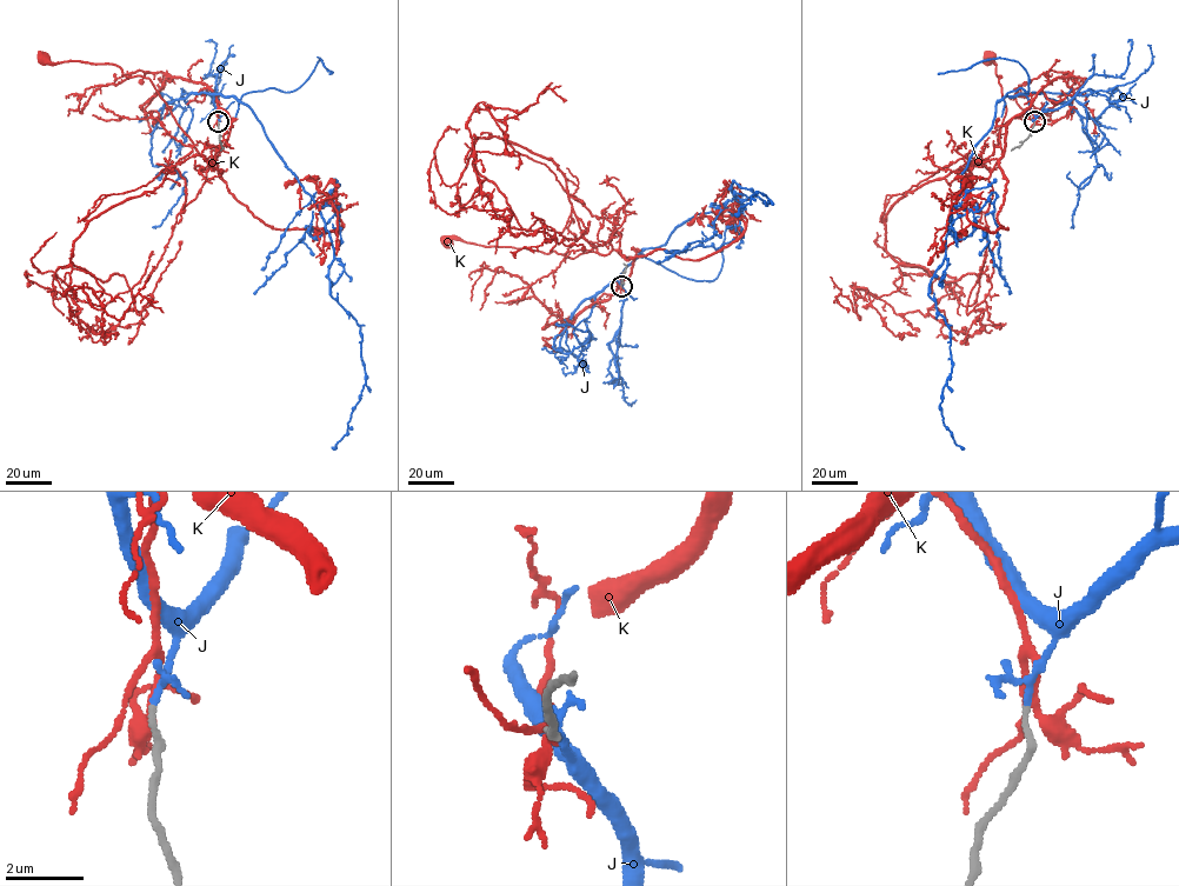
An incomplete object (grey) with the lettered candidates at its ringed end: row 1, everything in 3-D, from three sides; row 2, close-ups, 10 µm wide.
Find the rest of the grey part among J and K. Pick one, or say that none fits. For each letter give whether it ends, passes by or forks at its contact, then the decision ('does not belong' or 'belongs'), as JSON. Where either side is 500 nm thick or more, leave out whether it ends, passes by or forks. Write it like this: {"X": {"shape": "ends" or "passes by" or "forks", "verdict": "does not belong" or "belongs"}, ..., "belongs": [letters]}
{"J": {"shape": "passes by", "verdict": "belongs"}, "K": {"shape": "forks", "verdict": "does not belong"}, "belongs": ["J"]}

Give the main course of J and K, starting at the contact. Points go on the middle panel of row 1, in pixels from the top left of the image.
J: (621, 286), (618, 278), (645, 250), (737, 198), (733, 181), (768, 199), (751, 195), (735, 217)
K: (621, 286), (633, 259), (612, 250), (574, 258), (554, 251), (478, 245), (457, 237), (446, 241)

